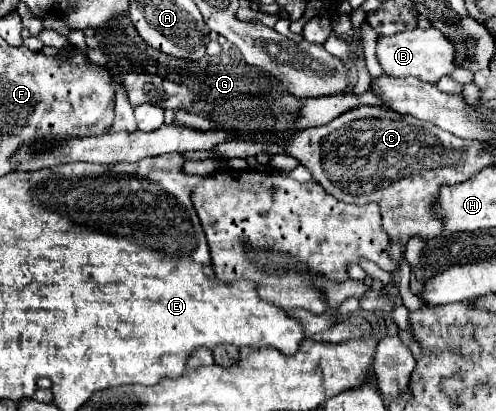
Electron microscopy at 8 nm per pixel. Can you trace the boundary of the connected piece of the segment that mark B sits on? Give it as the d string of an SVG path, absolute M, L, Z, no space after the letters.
M413 29L377 39L377 59L391 77L415 77L425 83L437 83L441 77L451 75L455 65L455 47L439 29Z

